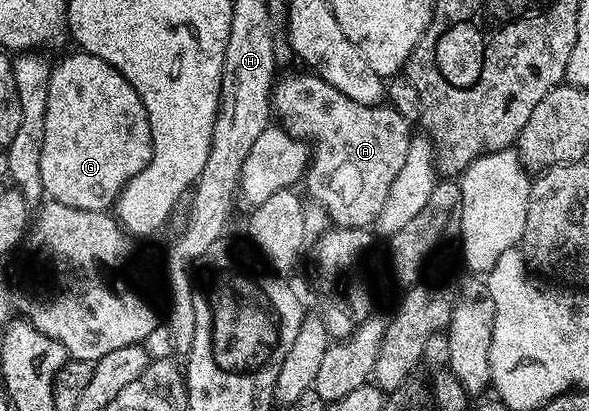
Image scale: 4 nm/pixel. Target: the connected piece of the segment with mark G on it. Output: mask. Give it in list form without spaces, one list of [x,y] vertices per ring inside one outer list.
[[[75,50],[75,55],[62,59],[51,66],[51,80],[48,81],[48,107],[45,114],[44,147],[40,156],[40,179],[43,182],[45,194],[51,200],[60,205],[68,205],[72,209],[84,209],[85,211],[109,212],[117,204],[118,195],[126,188],[128,181],[148,165],[152,157],[152,133],[148,125],[148,113],[142,104],[142,98],[132,89],[132,85],[119,73],[108,61],[104,61],[95,55],[89,55],[87,51]]]

